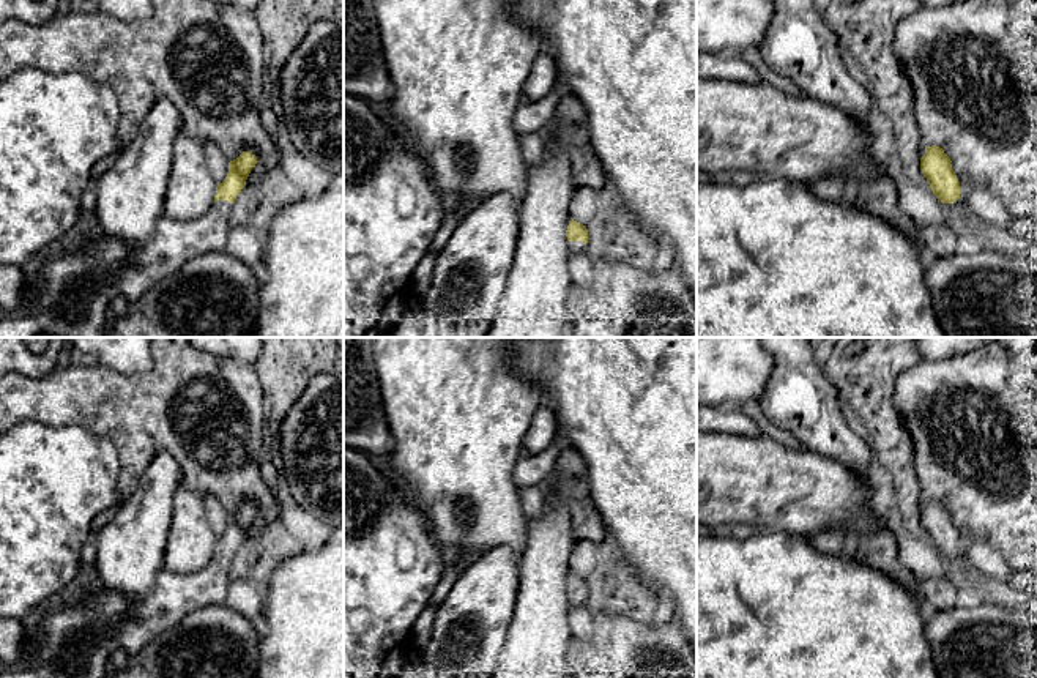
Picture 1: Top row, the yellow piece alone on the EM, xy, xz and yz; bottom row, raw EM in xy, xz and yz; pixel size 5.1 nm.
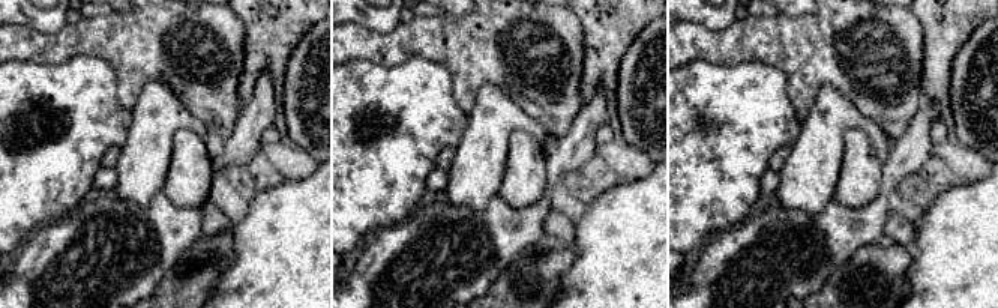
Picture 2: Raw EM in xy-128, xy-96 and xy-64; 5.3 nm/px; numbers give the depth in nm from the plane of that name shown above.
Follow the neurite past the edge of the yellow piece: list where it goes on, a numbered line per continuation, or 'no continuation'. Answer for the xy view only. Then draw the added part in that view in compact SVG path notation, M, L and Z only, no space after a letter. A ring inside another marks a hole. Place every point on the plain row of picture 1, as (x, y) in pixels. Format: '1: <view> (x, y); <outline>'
1: xy (78, 640); M217 553L192 574L161 569L145 599L101 587L80 594L72 605L54 607L36 628L36 645L28 658L16 665L0 665L0 678L109 678L107 664L117 650L123 650L128 658L134 656L188 613L224 604L232 582L230 568L232 557Z

